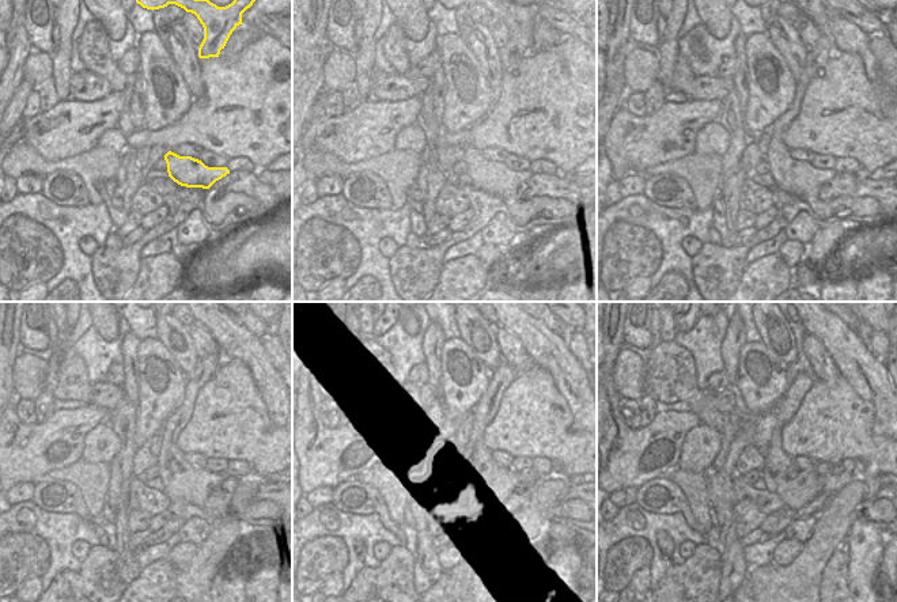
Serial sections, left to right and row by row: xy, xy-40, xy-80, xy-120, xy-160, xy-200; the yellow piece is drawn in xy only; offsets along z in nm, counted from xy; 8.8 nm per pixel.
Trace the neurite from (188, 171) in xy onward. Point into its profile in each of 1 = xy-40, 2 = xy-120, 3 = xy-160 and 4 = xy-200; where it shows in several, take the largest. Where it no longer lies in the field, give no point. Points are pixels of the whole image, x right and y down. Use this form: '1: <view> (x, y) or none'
1: xy-40 (492, 177)
2: xy-120 (182, 481)
3: xy-160 (492, 485)
4: xy-200 (797, 488)

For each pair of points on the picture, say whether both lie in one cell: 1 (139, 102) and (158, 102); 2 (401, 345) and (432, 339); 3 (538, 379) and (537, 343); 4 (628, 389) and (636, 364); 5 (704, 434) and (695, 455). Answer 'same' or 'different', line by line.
1: different
2: different
3: different
4: same
5: same

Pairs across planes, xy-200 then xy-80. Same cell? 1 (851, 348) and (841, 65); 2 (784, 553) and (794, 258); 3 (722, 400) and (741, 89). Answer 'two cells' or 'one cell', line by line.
1: two cells
2: one cell
3: two cells

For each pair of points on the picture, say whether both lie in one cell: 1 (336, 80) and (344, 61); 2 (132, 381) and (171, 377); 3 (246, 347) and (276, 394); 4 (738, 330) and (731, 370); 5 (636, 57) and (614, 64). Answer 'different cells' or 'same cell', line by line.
1: same cell
2: different cells
3: same cell
4: same cell
5: different cells

